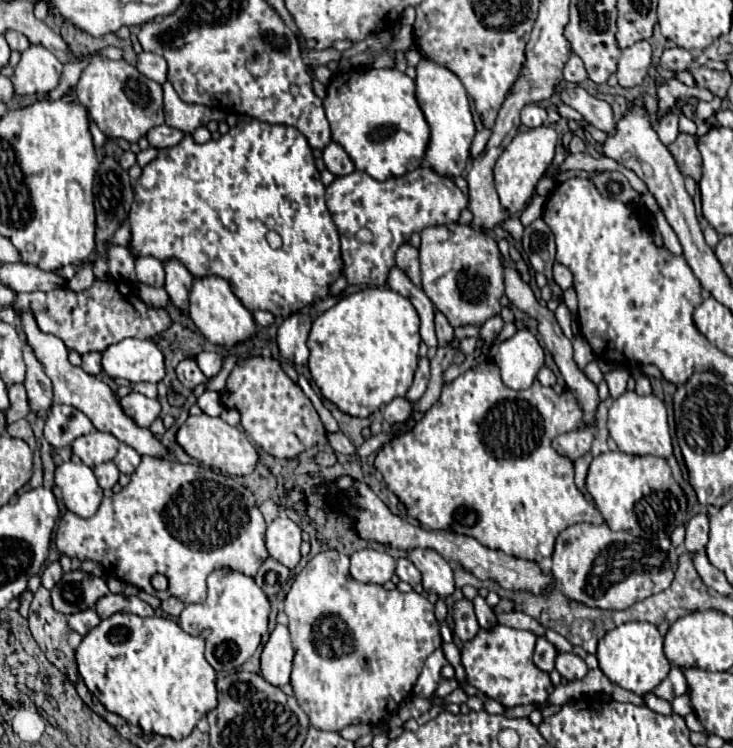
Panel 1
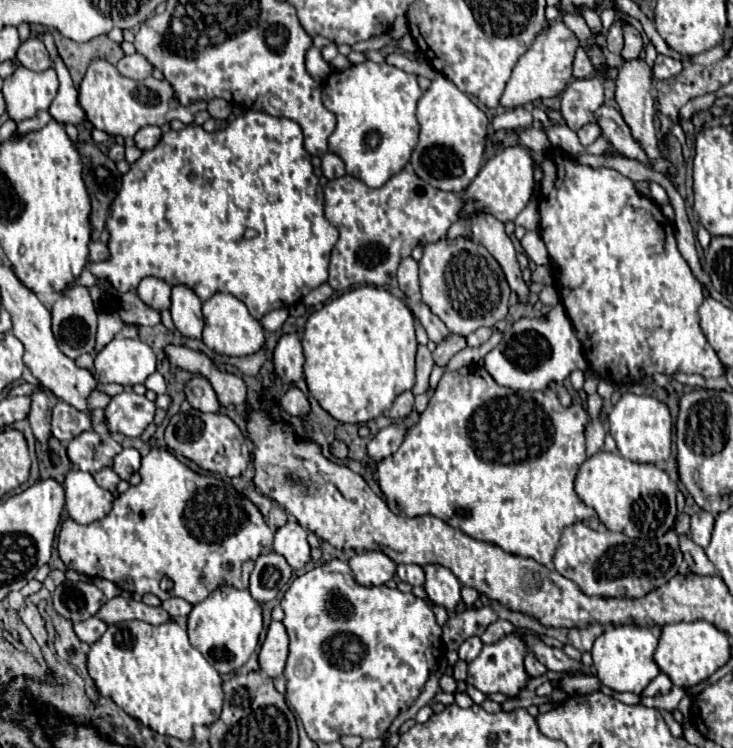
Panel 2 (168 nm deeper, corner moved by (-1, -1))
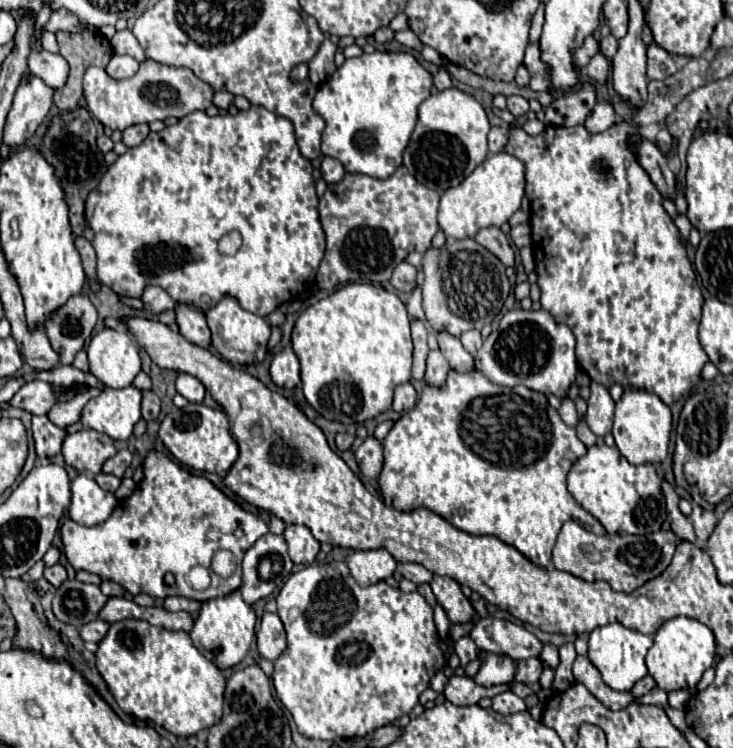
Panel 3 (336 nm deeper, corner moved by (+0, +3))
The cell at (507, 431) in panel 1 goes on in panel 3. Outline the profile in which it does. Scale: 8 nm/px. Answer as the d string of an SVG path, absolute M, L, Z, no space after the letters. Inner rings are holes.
M451 370L443 388L425 386L417 406L393 422L393 428L381 444L385 464L379 476L379 488L381 494L391 498L393 508L403 512L429 508L463 532L489 534L515 546L535 566L551 566L551 550L557 534L571 518L599 536L605 534L599 520L573 500L565 484L571 464L581 458L587 448L577 438L575 428L559 418L557 410L549 406L547 396L541 392L533 392L525 386L497 386L479 370L465 374Z

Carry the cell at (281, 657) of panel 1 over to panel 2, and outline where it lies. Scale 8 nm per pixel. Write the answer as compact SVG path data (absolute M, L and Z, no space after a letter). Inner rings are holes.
M272 622L266 634L266 640L262 644L262 650L258 654L260 668L266 676L278 678L284 674L288 658L288 634L282 622Z

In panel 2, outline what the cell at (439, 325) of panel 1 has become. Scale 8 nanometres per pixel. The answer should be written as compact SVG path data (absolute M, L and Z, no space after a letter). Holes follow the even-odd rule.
M450 334L450 336L444 338L444 340L436 346L436 350L432 352L432 354L434 354L434 362L436 362L438 366L444 366L456 352L464 350L466 346L468 346L468 344L466 344L466 338L464 338L464 336Z

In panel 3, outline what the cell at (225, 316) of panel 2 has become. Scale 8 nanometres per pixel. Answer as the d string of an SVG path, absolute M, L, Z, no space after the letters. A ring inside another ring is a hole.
M225 296L207 312L207 324L213 334L213 348L231 364L261 364L267 356L269 326L265 318L243 310L237 300Z

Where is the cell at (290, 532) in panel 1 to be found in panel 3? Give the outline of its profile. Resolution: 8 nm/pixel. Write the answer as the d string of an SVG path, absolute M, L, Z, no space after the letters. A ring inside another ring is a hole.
M291 524L285 528L285 540L289 544L289 556L295 564L313 564L319 552L319 542L313 538L307 526Z

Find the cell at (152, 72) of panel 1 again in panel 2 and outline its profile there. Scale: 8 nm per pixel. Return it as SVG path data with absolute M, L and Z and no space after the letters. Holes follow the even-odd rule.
M140 54L124 56L124 58L116 64L116 68L118 68L124 76L134 78L134 80L144 80L144 78L148 78L148 76L154 72L152 64L150 64L144 56L140 56Z

